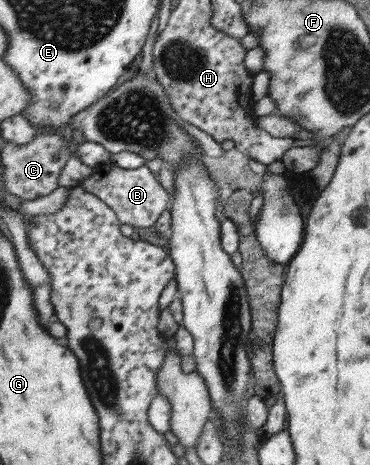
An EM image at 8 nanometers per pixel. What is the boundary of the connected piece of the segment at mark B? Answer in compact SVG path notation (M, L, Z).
M113 166L107 171L92 173L78 184L87 193L99 196L107 206L110 206L118 216L121 224L131 225L133 228L151 228L156 226L163 212L167 210L172 197L161 187L149 167L141 166L139 169L123 169Z

